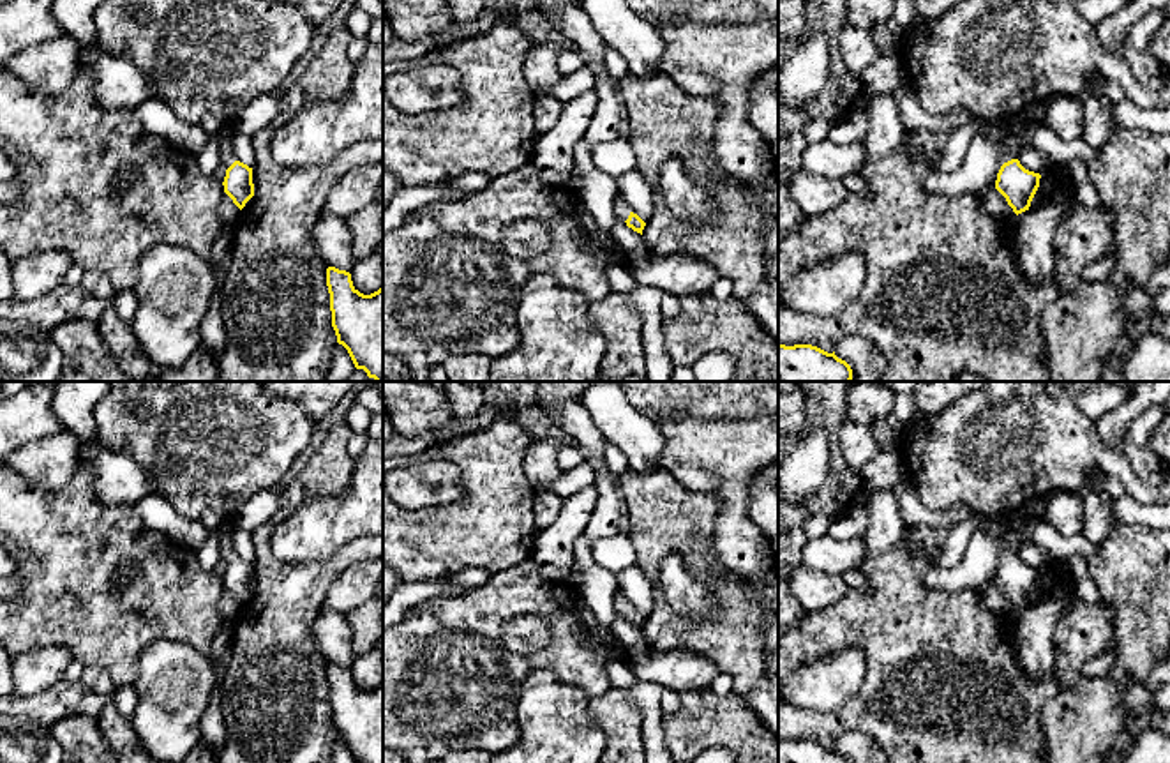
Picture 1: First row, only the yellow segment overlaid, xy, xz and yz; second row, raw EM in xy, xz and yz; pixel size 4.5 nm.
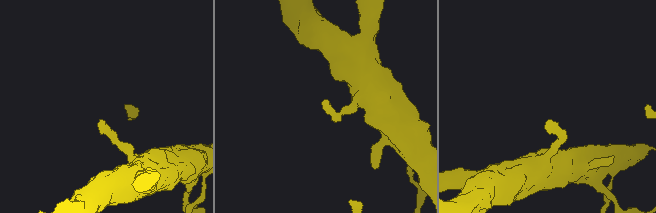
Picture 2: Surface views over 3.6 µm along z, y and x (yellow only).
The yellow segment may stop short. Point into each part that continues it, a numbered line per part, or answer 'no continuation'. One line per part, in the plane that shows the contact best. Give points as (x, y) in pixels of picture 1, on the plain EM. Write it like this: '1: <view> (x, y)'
1: xz (620, 604)

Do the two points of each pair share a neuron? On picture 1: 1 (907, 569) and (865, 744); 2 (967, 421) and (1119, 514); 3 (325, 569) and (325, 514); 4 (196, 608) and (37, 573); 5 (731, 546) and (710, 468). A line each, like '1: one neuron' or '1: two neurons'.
1: two neurons
2: two neurons
3: two neurons
4: one neuron
5: one neuron

